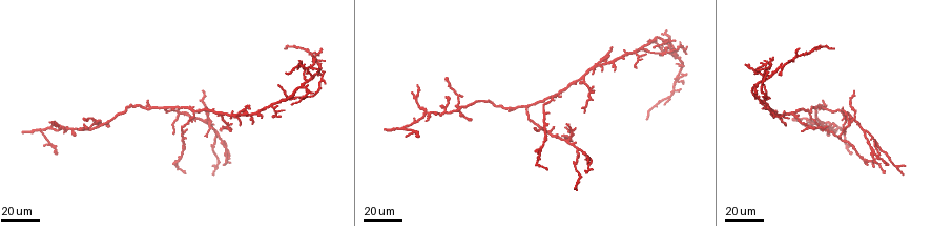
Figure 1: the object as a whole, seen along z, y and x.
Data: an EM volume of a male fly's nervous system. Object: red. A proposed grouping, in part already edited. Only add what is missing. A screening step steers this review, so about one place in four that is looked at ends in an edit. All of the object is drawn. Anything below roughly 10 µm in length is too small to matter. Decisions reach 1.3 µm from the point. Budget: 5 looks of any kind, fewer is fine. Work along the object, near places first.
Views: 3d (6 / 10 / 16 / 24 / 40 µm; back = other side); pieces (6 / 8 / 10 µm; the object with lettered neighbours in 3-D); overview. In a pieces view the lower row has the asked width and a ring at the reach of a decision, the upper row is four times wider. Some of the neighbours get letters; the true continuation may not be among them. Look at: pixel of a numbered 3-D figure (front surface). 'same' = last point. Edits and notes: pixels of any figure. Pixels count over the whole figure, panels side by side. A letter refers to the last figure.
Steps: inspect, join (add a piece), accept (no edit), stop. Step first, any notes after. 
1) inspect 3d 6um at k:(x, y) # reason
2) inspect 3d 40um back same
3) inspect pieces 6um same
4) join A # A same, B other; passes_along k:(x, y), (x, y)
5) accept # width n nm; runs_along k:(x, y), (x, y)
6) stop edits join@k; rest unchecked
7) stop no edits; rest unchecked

inspect 3d 24um at 1:(386, 129)

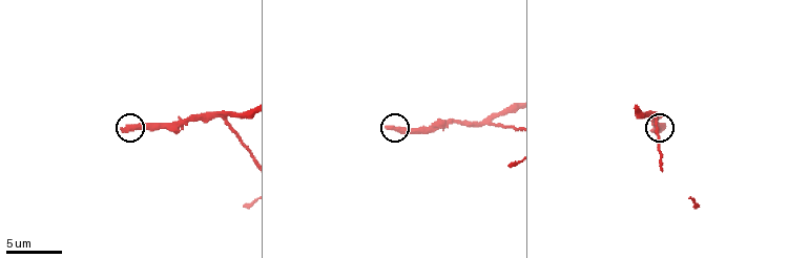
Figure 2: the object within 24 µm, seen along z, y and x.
inspect pieces 8um at 2:(386, 125)

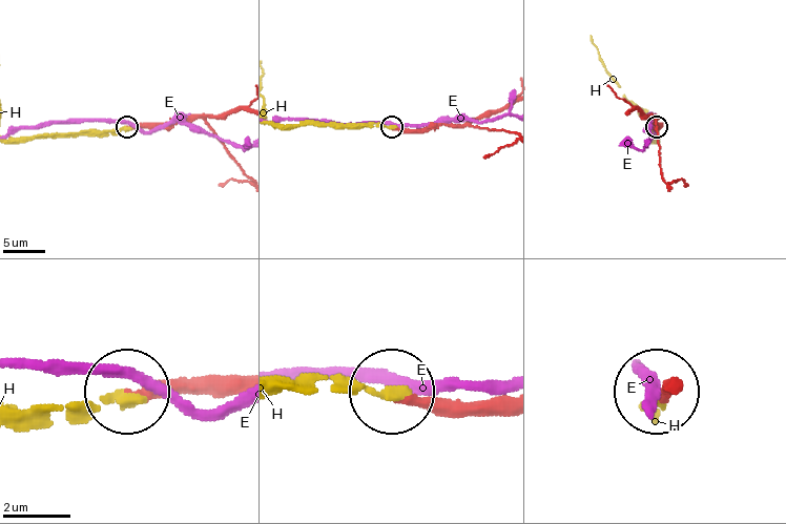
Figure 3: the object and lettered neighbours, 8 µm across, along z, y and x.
join H # E other, H same; it goes on there

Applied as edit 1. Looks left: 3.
inspect 3d 24um at 1:(146, 99) # an open end

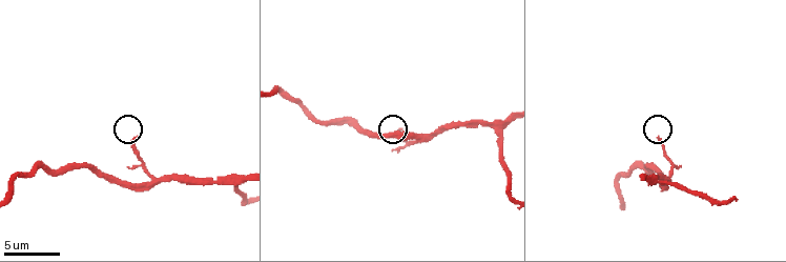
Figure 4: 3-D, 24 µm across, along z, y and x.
inspect pieces 10um at 4:(659, 139)

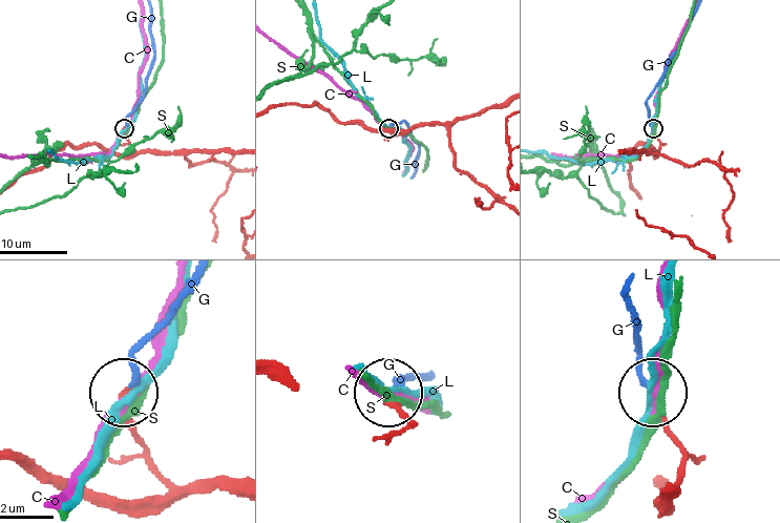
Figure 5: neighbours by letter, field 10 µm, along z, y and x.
join G # width 160 nm; C other, G same, L other, S other; passes_along 5:(679, 462), (677, 443), (638, 369), (632, 288); it goes on there

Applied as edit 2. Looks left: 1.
stop edits join@3, join@5; rest unchecked

